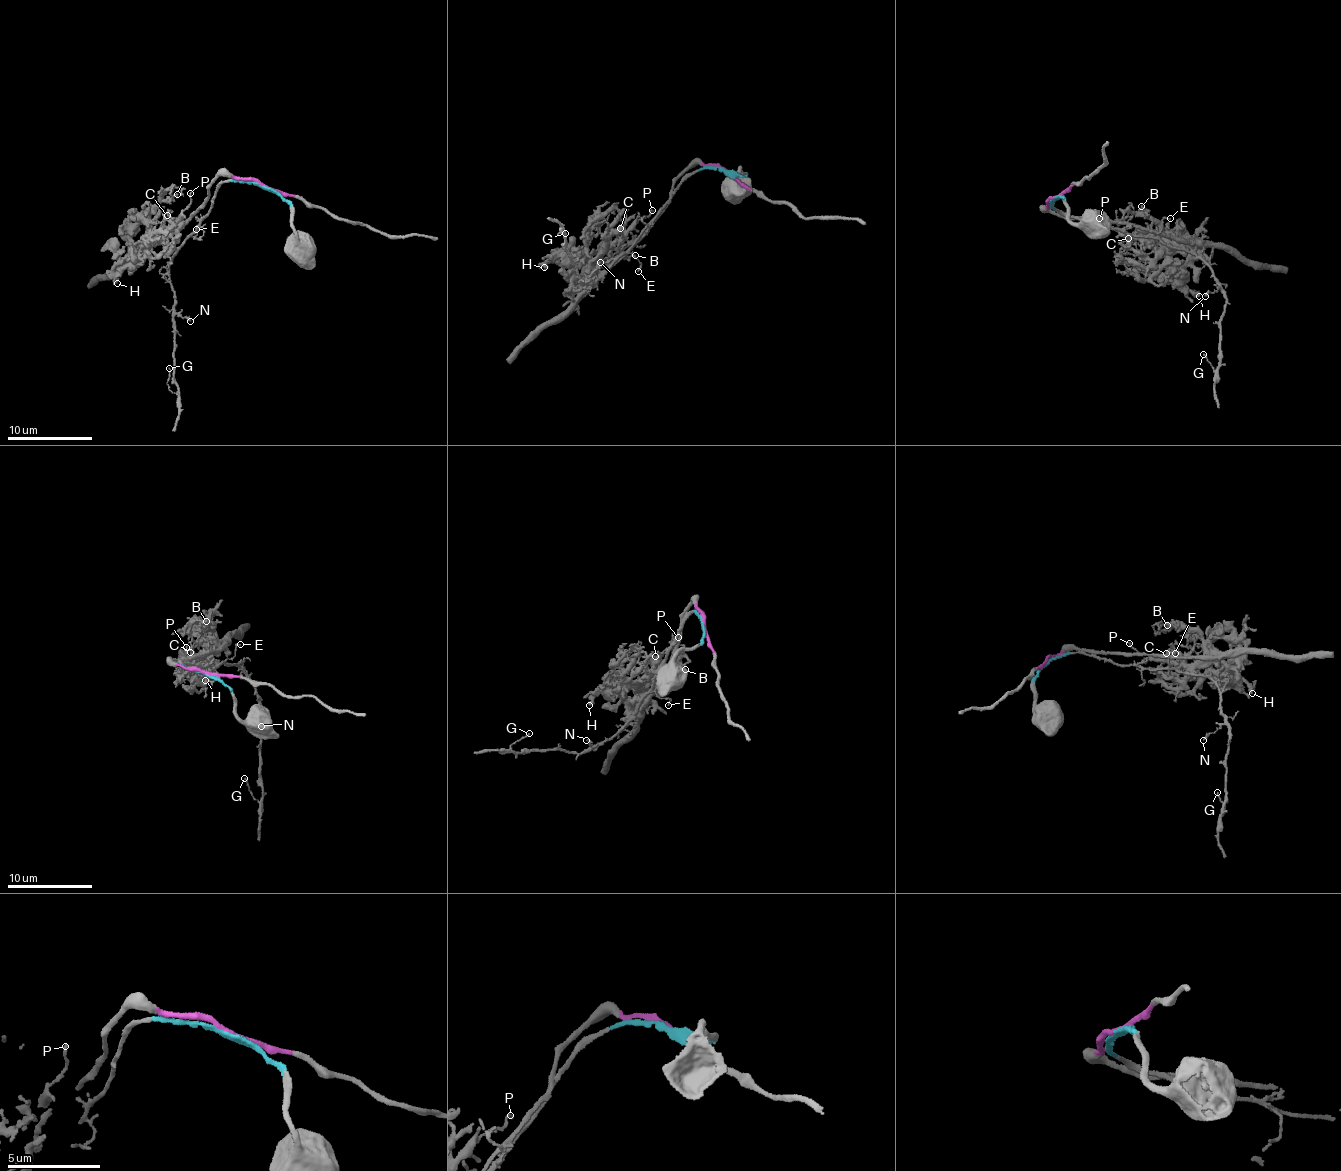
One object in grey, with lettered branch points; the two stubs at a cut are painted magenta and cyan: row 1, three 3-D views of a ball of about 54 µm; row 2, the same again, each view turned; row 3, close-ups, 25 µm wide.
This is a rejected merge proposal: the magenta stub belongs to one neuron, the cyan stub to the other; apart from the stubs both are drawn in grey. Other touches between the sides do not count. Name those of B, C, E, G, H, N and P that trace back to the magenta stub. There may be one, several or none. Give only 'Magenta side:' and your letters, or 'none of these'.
Magenta side: B, C, H, P

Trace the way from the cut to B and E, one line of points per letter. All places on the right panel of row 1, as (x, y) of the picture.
B: (1056, 198), (1048, 202), (1048, 211), (1069, 217), (1103, 217), (1184, 241), (1170, 242), (1140, 205)
E: (1056, 198), (1052, 207), (1058, 210), (1142, 237), (1157, 235), (1162, 229), (1161, 222), (1170, 219)

